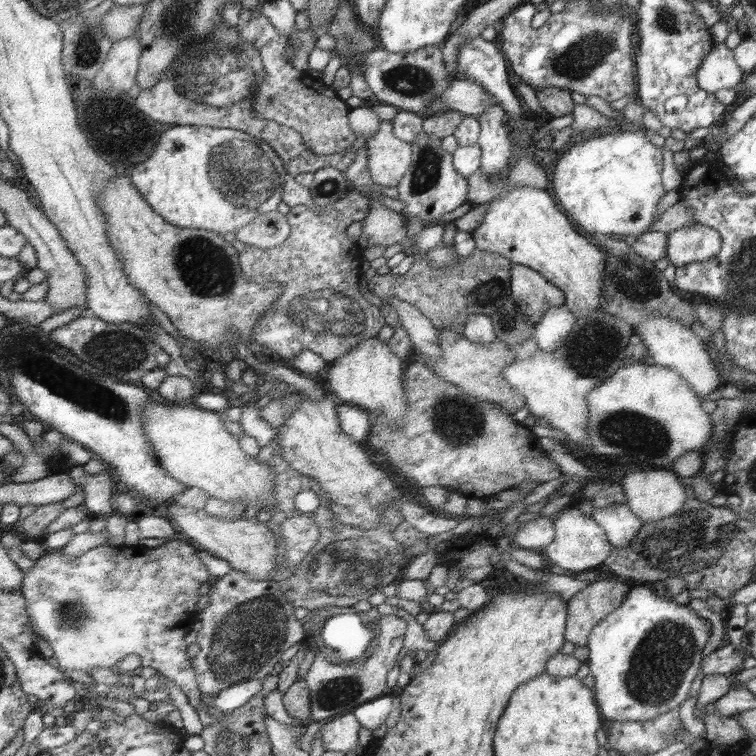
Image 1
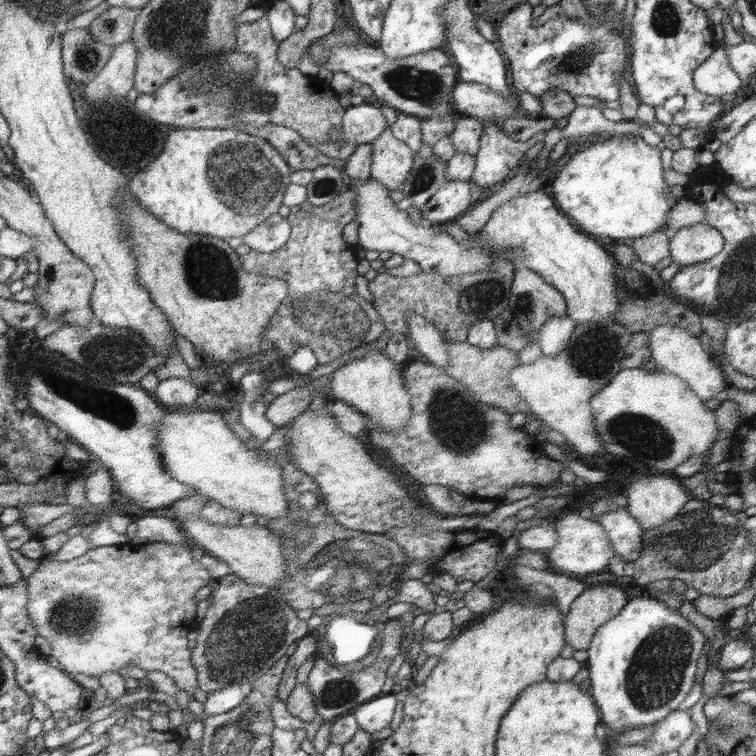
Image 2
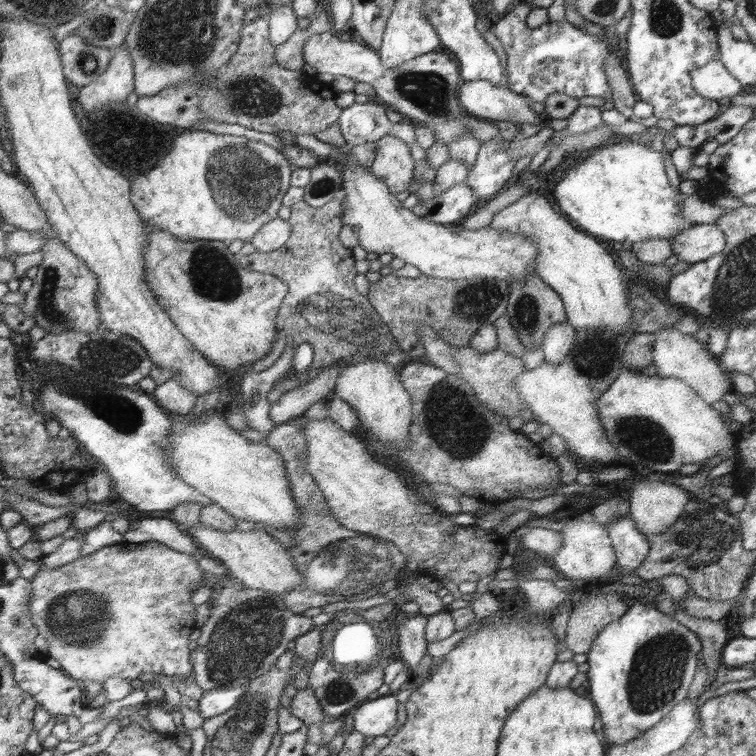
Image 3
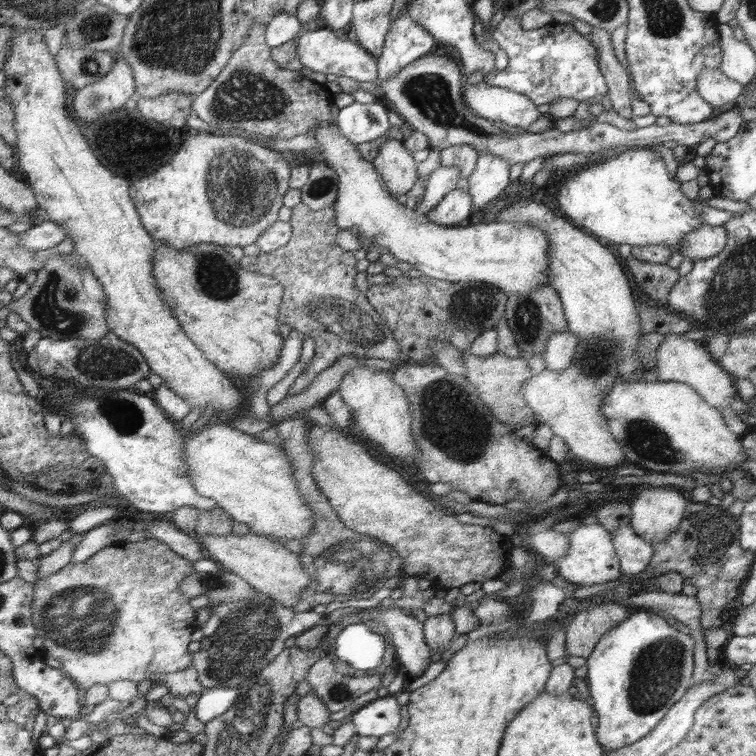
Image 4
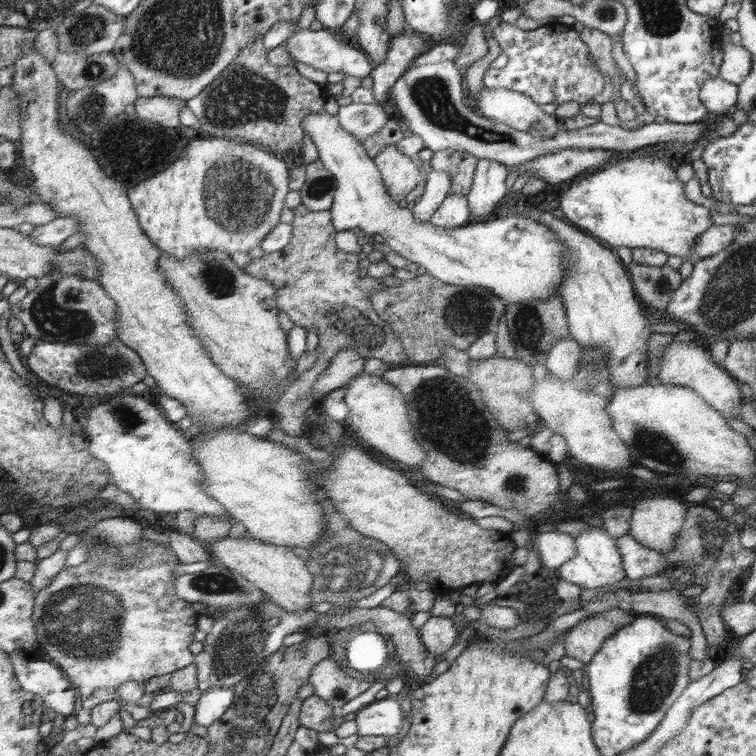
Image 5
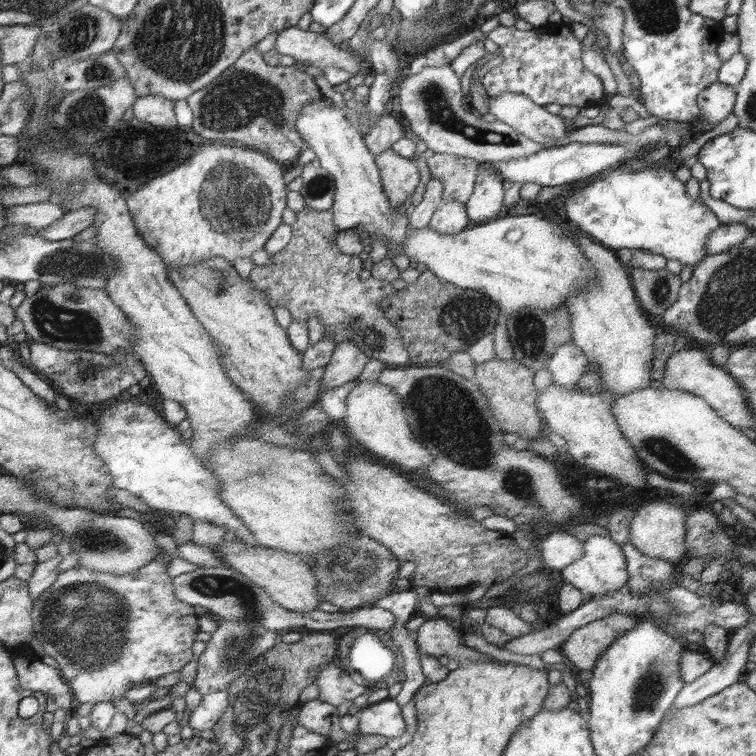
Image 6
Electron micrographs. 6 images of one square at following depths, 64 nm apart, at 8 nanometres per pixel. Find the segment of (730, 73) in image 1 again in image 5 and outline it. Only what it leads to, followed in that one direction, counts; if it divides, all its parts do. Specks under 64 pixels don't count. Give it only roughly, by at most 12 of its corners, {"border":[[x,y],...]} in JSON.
{"border":[[715,76],[702,86],[708,114],[734,110],[737,84]]}

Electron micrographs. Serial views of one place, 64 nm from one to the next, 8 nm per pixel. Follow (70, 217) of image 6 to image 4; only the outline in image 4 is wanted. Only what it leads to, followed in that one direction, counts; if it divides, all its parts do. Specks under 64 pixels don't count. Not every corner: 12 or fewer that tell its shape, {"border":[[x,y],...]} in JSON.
{"border":[[42,221],[18,234],[19,245],[50,252],[67,237],[60,223]]}

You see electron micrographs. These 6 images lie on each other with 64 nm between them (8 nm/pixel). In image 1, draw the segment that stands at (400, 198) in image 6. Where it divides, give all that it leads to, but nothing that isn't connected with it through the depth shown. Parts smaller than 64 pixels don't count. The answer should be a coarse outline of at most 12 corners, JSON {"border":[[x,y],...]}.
{"border":[[381,121],[367,140],[368,172],[398,187],[411,166],[411,143]]}

